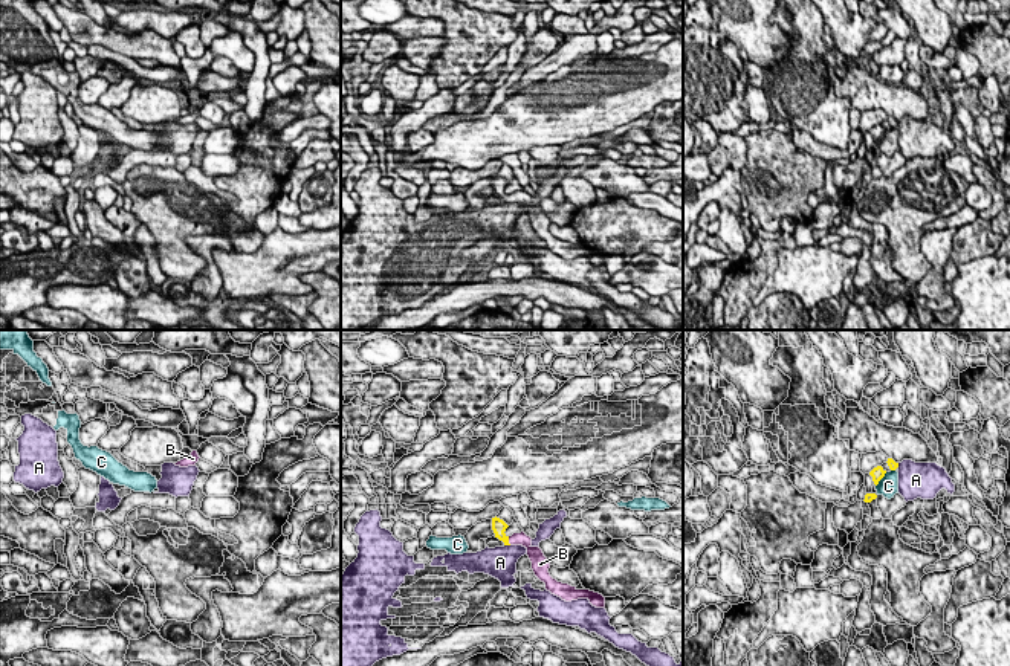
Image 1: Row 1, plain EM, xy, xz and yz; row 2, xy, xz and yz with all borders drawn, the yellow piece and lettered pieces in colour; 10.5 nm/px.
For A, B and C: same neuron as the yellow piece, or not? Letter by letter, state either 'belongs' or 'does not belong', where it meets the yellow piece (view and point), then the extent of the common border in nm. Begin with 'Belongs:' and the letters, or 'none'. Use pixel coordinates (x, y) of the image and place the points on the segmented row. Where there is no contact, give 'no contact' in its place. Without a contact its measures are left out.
Belongs: B
A: does not belong; contact xz (508, 544); length 70 nm
B: belongs; contact xz (508, 541); length 100 nm
C: does not belong; contact yz (880, 478); length 200 nm

